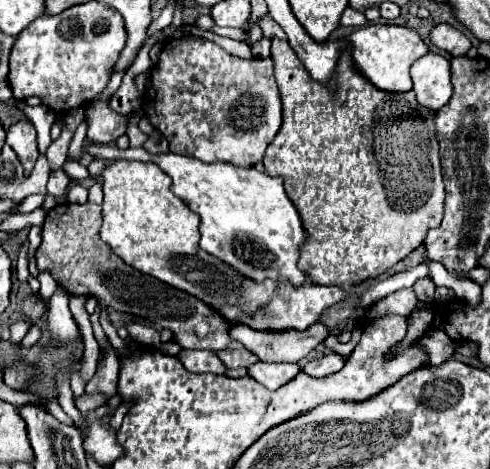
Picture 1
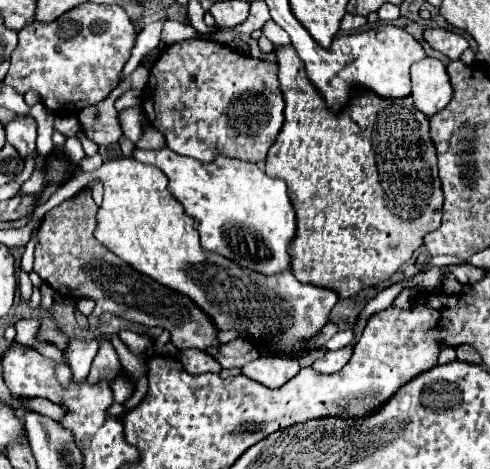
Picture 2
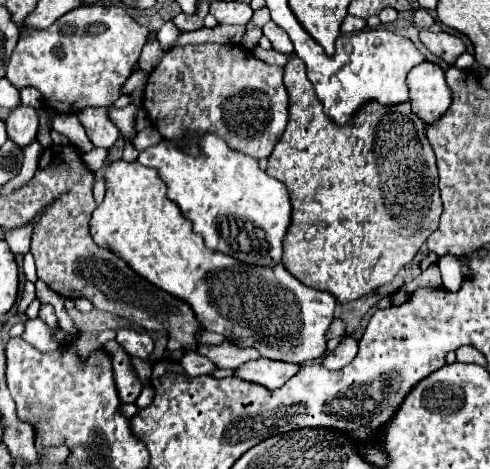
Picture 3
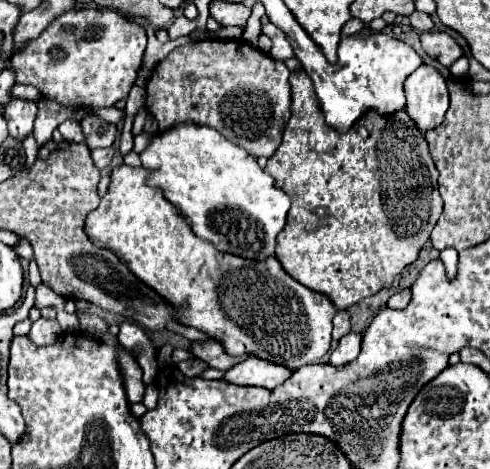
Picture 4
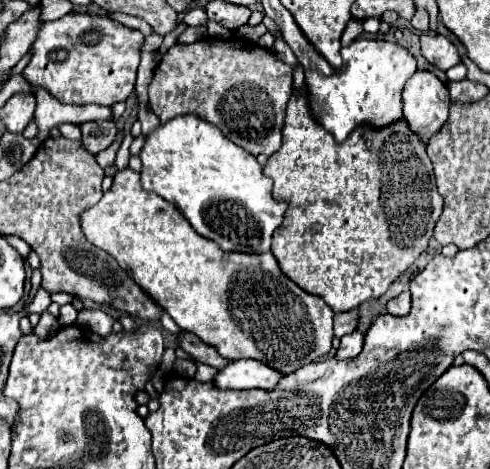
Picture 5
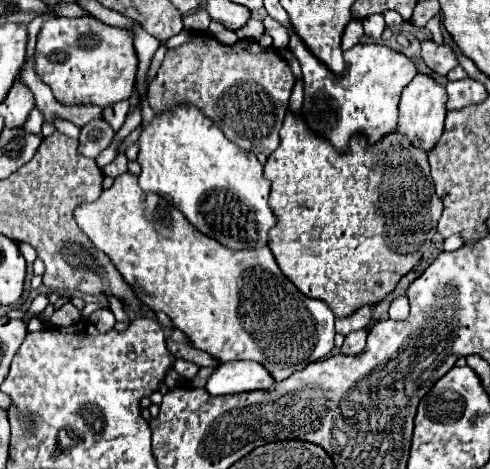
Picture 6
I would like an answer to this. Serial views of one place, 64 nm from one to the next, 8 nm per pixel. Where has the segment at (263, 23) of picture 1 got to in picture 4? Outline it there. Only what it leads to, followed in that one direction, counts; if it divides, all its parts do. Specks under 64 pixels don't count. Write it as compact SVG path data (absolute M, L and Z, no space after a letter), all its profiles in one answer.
M268 22L268 24L262 26L261 32L272 40L272 50L270 50L270 54L272 54L276 60L292 58L292 46L288 44L288 38L284 36L284 32L282 32L278 26L274 26L272 22Z

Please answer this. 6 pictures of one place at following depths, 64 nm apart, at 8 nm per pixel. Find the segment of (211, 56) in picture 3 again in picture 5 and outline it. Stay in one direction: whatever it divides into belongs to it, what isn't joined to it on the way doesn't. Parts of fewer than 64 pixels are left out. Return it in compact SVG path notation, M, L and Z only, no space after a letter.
M202 38L194 44L174 44L172 48L168 48L168 52L154 70L154 78L148 86L148 96L150 96L148 104L162 124L176 116L194 114L218 126L228 140L242 146L250 154L272 156L282 146L286 104L292 96L292 66L276 60L272 52L260 48L252 40Z

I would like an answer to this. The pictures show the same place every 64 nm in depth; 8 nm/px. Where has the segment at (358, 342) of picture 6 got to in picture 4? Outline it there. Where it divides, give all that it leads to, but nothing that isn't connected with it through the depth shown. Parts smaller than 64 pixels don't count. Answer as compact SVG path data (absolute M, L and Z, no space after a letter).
M354 332L342 336L338 348L330 352L328 364L332 364L332 366L344 366L350 360L354 360L360 354L360 340L362 340L362 336L354 334Z

